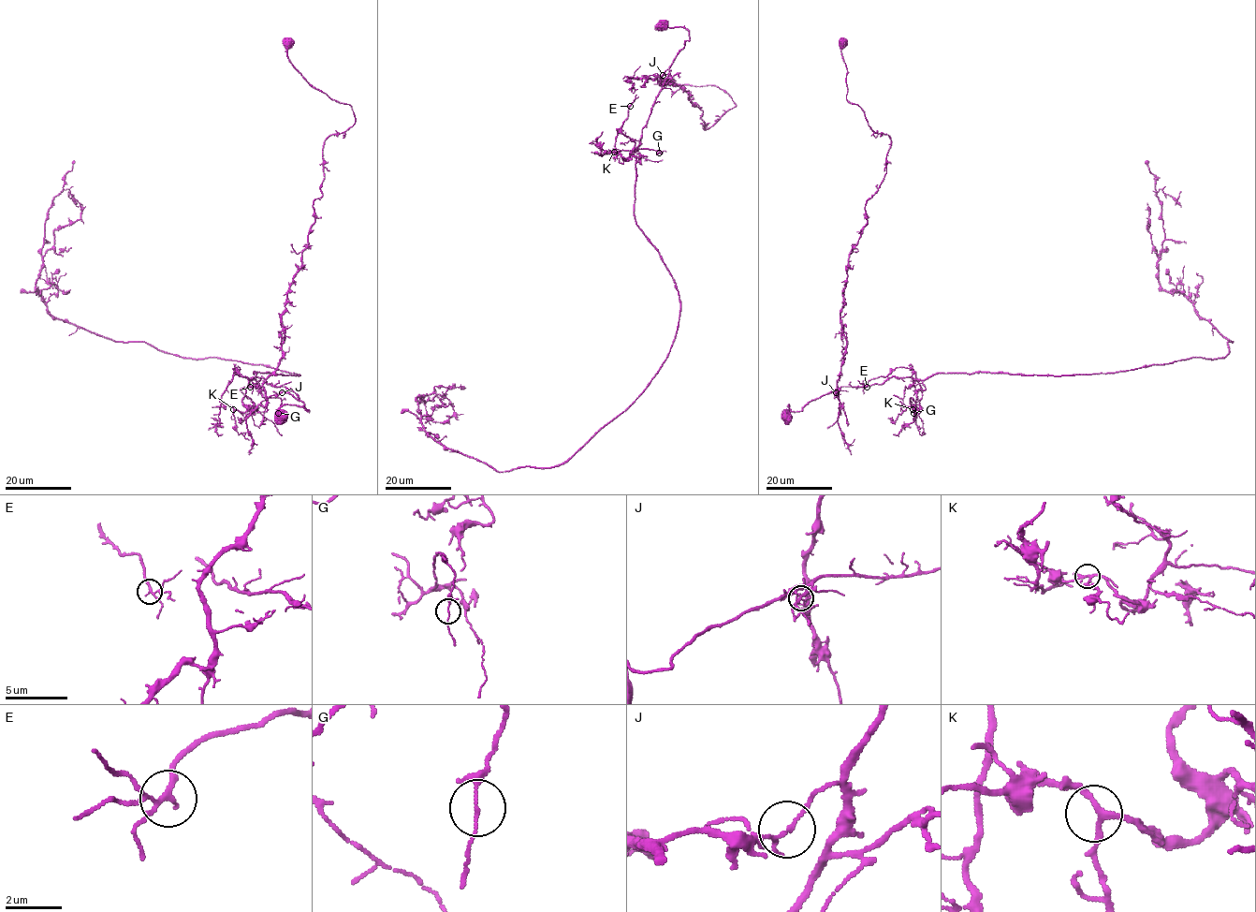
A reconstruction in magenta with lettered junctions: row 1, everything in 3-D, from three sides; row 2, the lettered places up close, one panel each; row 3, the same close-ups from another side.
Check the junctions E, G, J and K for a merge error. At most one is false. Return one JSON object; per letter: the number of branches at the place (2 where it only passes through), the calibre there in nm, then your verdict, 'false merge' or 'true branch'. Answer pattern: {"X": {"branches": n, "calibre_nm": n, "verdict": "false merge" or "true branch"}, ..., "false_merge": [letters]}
{"E": {"branches": 3, "calibre_nm": 160, "verdict": "true branch"}, "G": {"branches": 3, "calibre_nm": 80, "verdict": "true branch"}, "J": {"branches": 3, "calibre_nm": 110, "verdict": "false merge"}, "K": {"branches": 3, "calibre_nm": 180, "verdict": "true branch"}, "false_merge": ["J"]}

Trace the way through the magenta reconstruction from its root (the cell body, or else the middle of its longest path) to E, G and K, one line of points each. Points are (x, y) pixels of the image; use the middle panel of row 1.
E: (661, 24), (684, 27), (689, 39), (669, 68), (640, 144), (616, 152), (615, 137), (630, 106)
G: (661, 24), (684, 27), (689, 39), (669, 68), (640, 144), (622, 159), (635, 148), (659, 153)
K: (661, 24), (684, 27), (689, 39), (669, 68), (642, 129), (640, 144), (626, 160), (614, 152)

